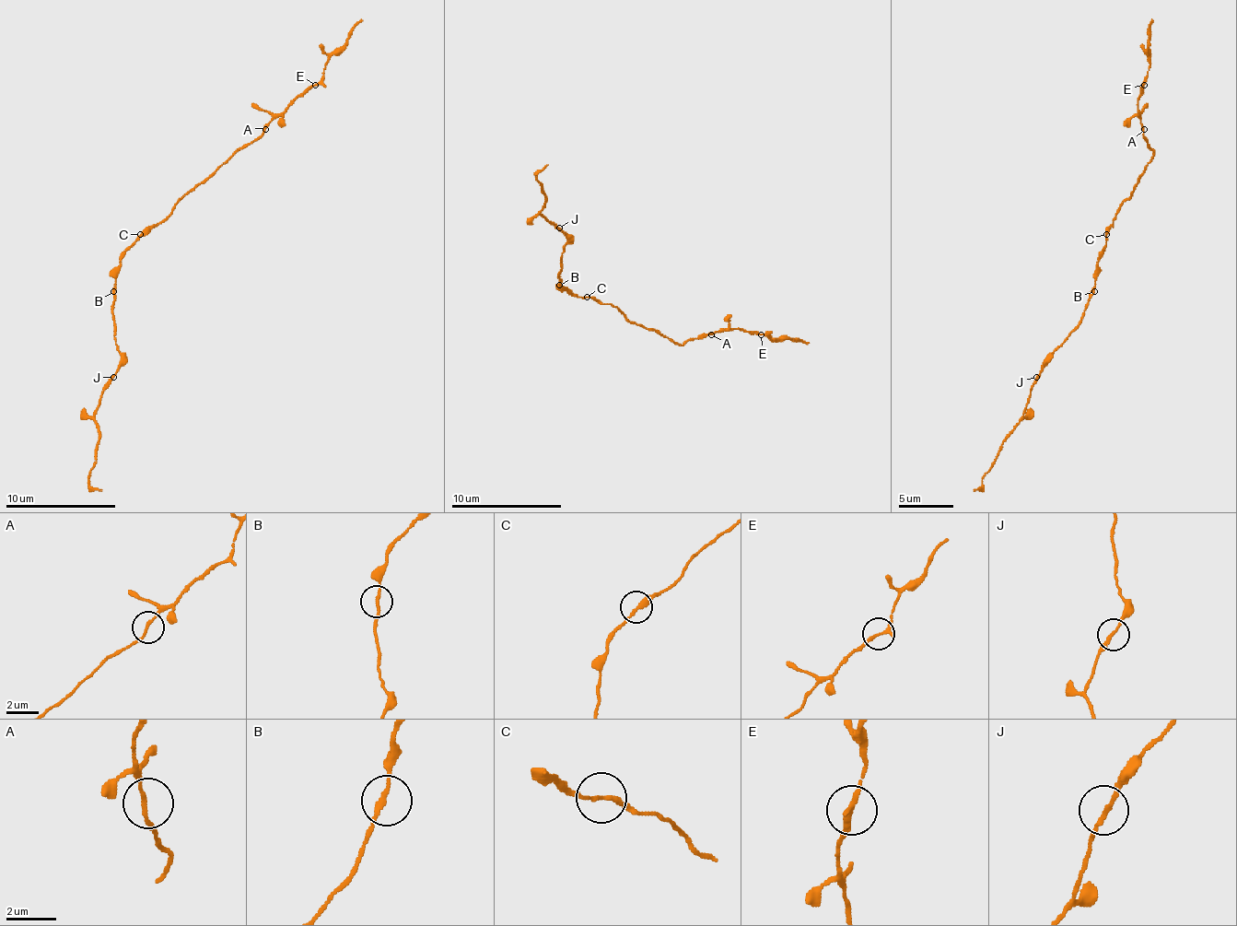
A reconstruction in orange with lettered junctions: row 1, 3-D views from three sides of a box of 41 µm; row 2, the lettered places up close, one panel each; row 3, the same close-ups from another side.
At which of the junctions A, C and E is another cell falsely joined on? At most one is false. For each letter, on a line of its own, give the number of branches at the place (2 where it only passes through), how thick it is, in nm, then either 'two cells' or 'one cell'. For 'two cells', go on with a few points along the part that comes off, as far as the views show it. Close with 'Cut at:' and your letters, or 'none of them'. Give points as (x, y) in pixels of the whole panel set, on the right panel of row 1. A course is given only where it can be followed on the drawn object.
A: 2 | 140 nm | one cell
C: 2 | 200 nm | one cell
E: 2 | 200 nm | one cell
Cut at: none of them

